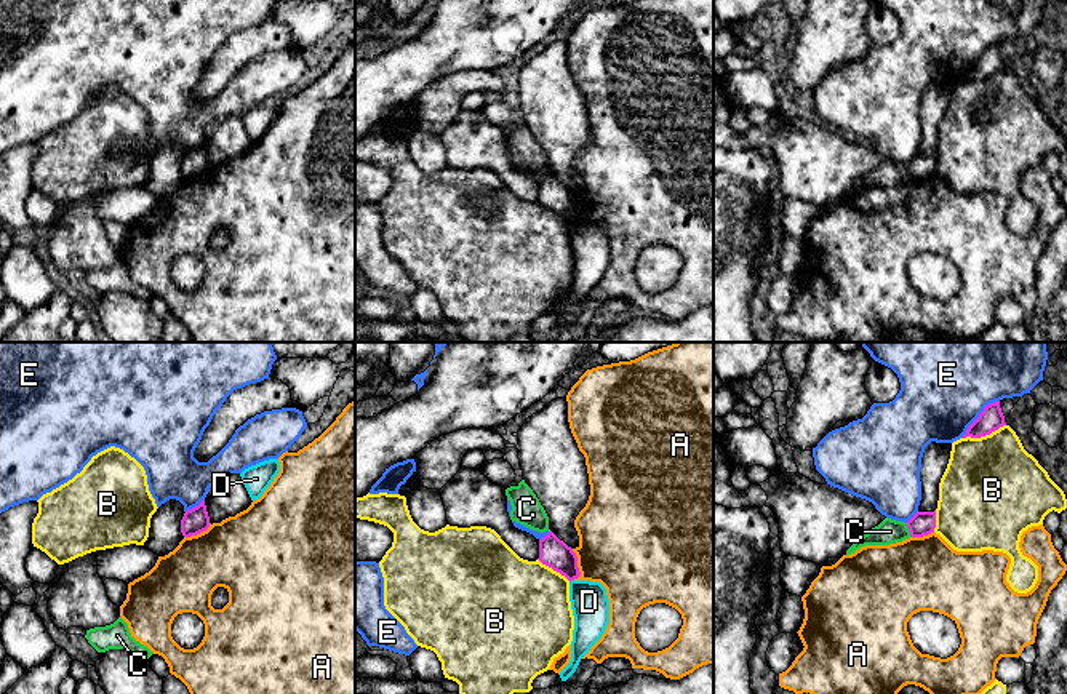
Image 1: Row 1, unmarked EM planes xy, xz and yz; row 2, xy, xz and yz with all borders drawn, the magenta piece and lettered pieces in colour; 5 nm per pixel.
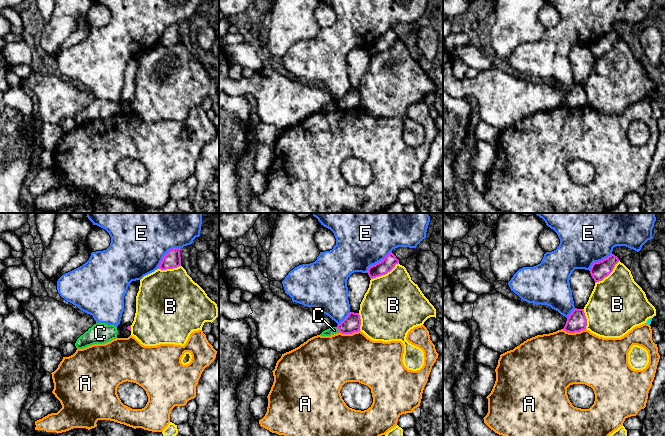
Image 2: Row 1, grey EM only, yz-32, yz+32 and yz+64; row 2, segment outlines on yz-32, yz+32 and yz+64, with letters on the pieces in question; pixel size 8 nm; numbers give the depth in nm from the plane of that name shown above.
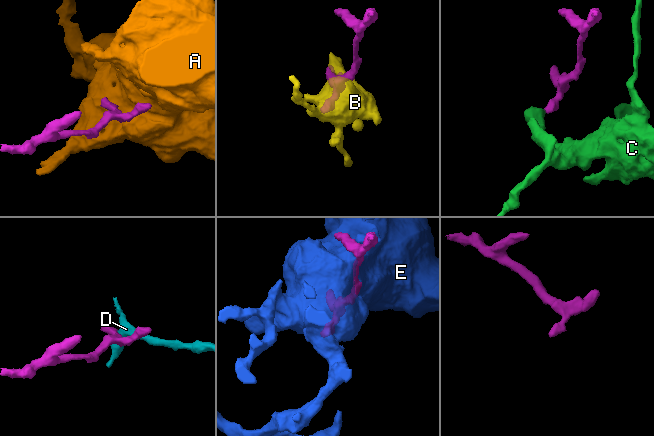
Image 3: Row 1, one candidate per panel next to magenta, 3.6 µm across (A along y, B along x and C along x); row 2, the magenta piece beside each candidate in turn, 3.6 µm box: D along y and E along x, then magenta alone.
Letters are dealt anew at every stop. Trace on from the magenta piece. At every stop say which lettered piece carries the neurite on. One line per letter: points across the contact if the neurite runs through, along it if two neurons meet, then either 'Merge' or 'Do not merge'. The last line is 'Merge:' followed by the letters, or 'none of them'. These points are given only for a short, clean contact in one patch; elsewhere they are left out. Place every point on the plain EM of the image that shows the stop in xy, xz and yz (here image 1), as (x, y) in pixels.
A: Boundary: xz (571, 191), (579, 215), (576, 221). Do not merge
B: Do not merge
C: Boundary: yz (906, 165), (912, 178). Do not merge
D: Do not merge
E: Do not merge
Merge: none of them

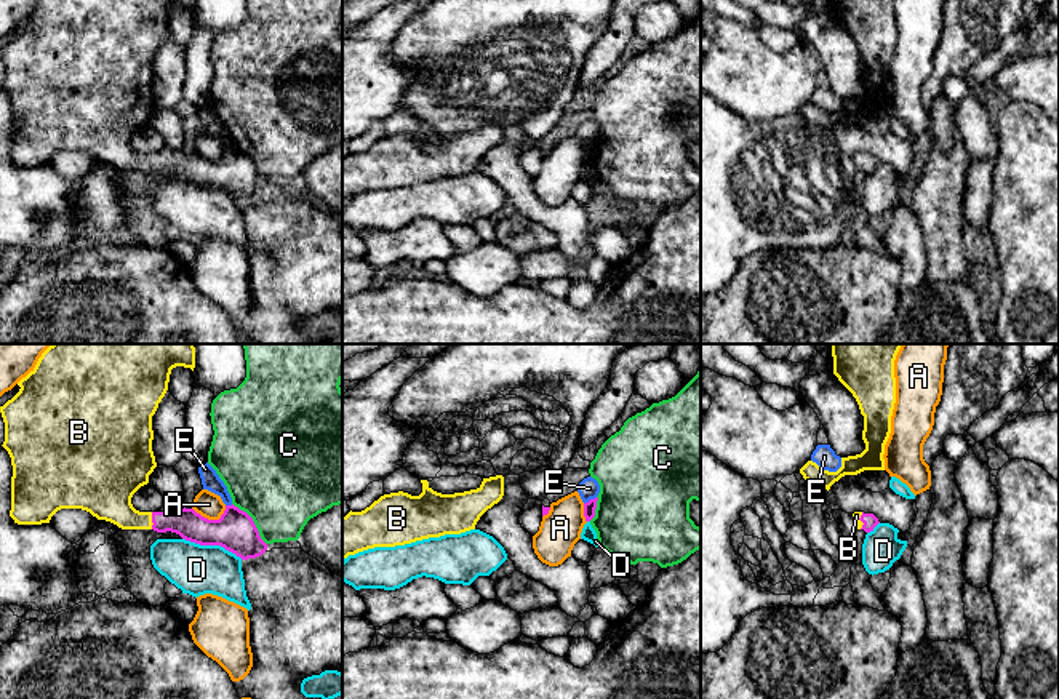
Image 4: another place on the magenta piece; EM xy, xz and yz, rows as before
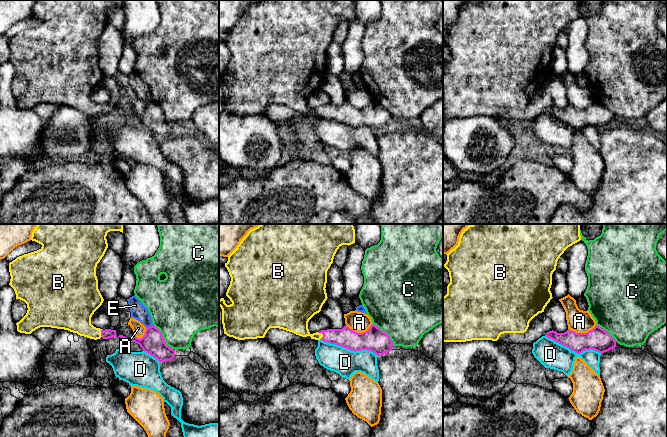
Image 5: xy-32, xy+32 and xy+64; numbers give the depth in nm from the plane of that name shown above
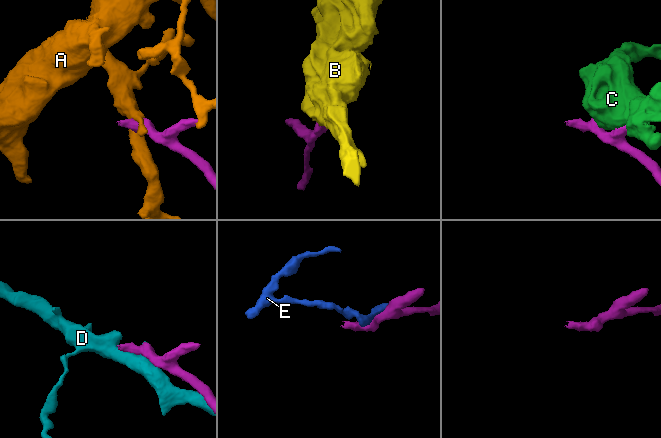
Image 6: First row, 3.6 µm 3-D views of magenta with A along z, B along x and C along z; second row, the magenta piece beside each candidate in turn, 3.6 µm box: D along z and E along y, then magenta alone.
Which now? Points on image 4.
A: Boundary: xy (226, 147), (218, 160), (205, 160), (192, 149). Do not merge
B: Path across: xy (187, 165), (152, 162), (131, 160), (109, 138). Merge
C: Do not merge
D: Do not merge
E: Do not merge
Merge: B

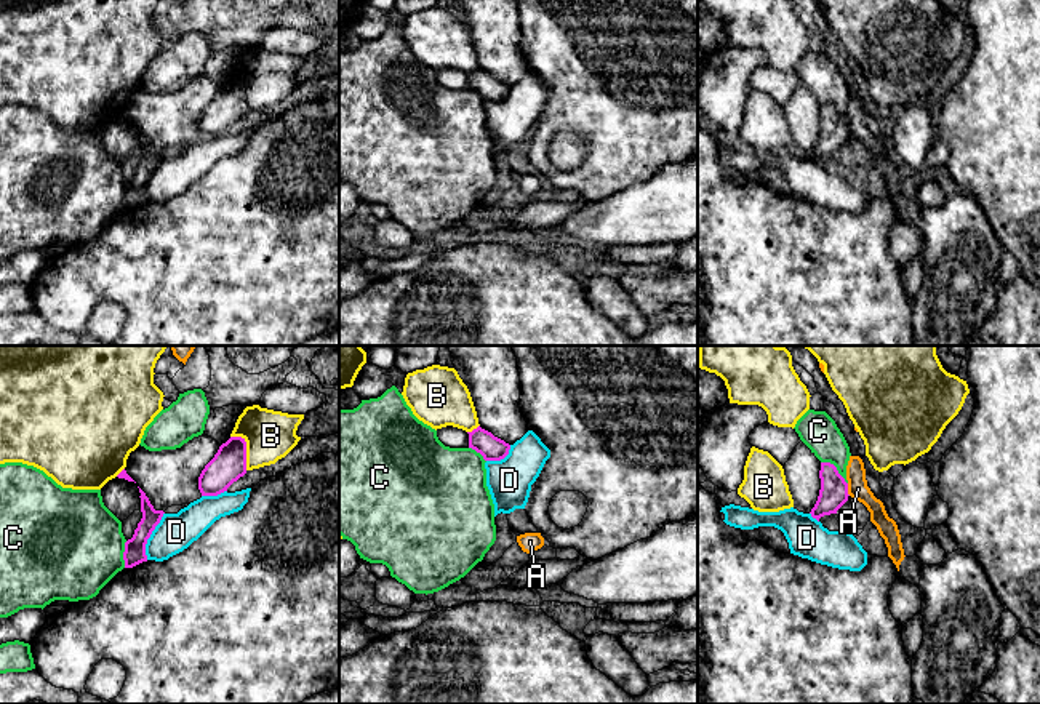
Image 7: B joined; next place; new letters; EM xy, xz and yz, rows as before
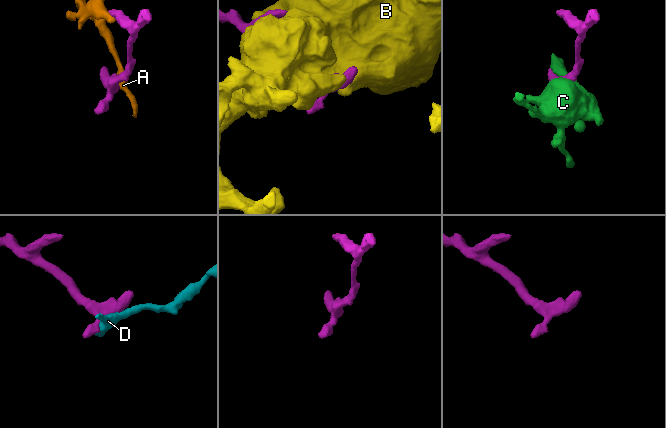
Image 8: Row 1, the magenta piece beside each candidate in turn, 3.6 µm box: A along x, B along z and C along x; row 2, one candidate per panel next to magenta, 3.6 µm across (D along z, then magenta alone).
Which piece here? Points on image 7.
A: Do not merge
B: Do not merge
C: Do not merge
D: Do not merge
Merge: none of them

